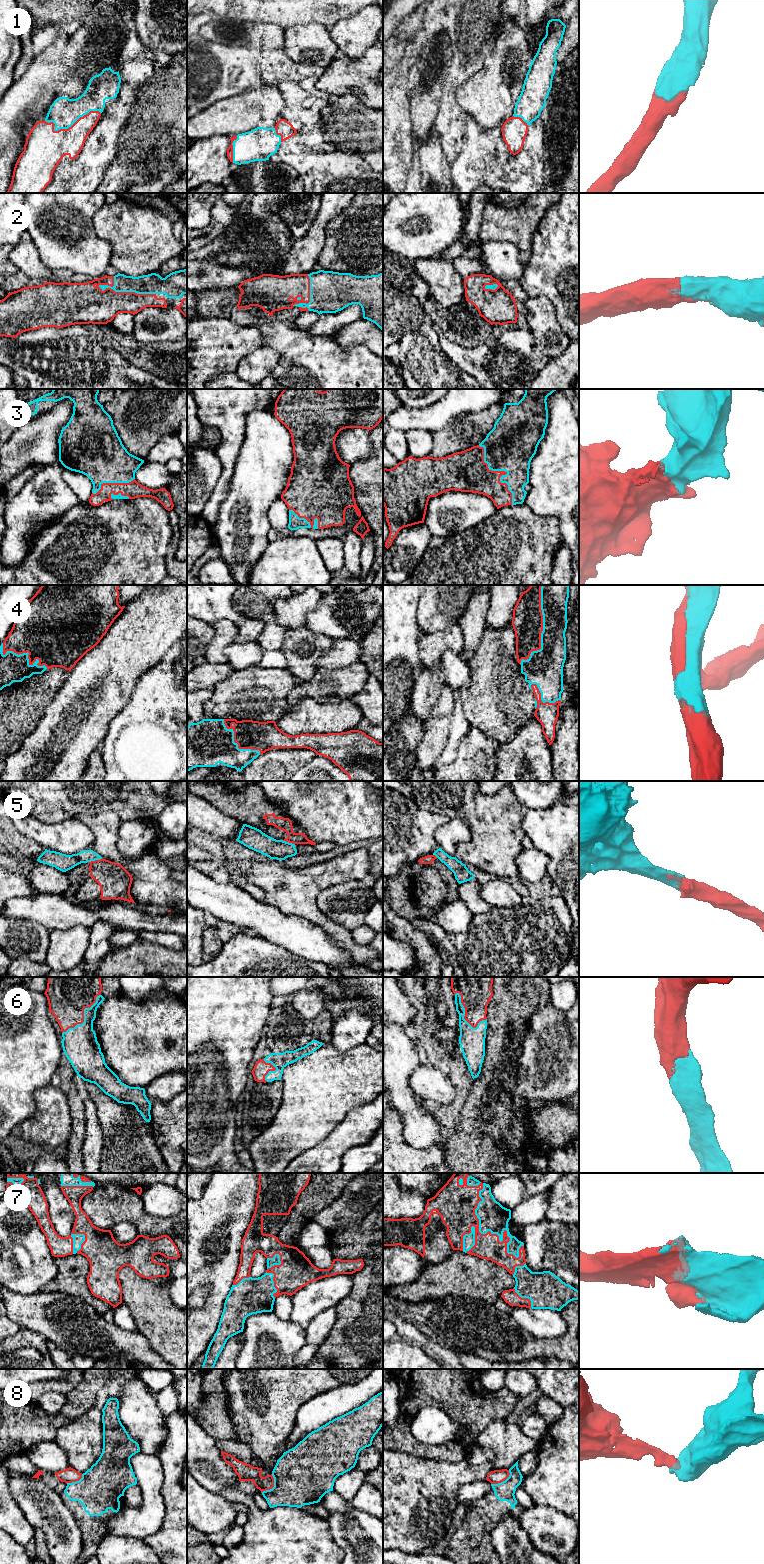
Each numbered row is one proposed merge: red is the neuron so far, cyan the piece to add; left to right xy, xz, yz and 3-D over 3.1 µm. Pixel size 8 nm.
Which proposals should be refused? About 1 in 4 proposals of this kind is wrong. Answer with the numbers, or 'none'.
5, 8

